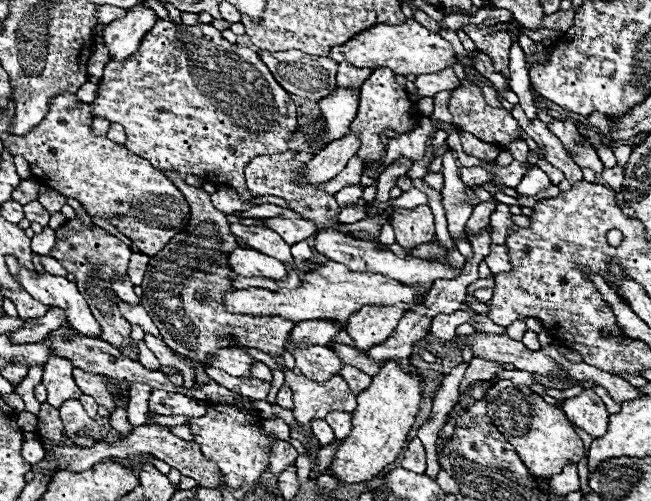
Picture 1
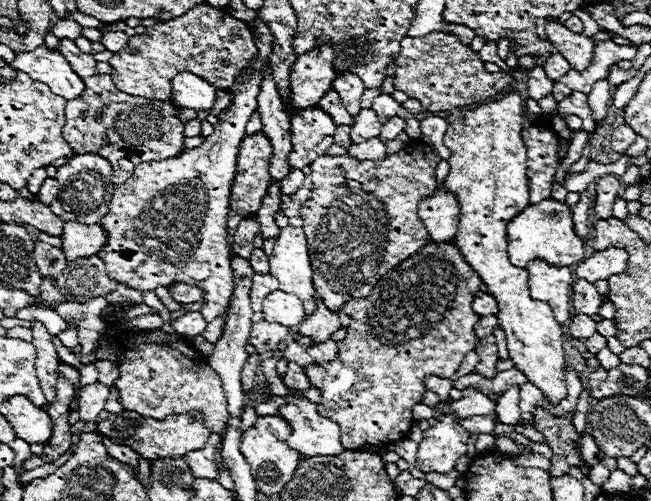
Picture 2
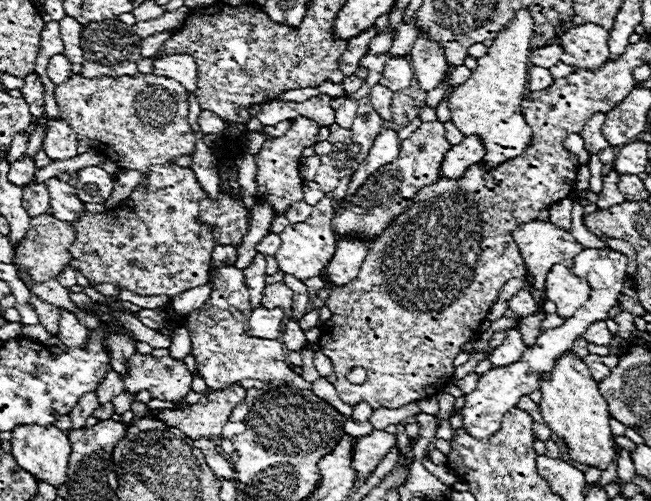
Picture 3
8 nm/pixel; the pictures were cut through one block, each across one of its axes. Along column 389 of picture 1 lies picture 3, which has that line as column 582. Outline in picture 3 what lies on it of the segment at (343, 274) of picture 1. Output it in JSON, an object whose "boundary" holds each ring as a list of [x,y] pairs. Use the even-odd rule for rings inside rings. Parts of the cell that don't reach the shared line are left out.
{"boundary":[[[556,264],[546,278],[546,296],[556,304],[562,318],[574,316],[574,312],[590,298],[590,284],[584,278],[574,276],[566,266]]]}

